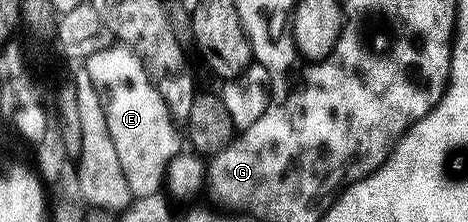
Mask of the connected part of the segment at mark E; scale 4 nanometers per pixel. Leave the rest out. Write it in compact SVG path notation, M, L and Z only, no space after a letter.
M112 45L105 48L103 51L95 52L85 60L85 65L89 69L89 77L93 81L93 85L101 92L105 117L107 118L107 124L109 125L109 137L113 141L113 149L117 149L117 161L121 161L121 173L125 173L125 181L129 185L132 196L138 197L141 195L160 194L161 188L165 183L167 165L171 158L180 154L181 151L181 147L179 147L179 135L181 139L181 133L180 130L178 133L174 123L171 121L171 115L173 116L172 108L167 106L167 102L163 99L162 93L155 88L155 84L151 81L151 76L148 75L146 69L143 67L143 61L140 59L139 54L132 51L131 48L126 45Z

